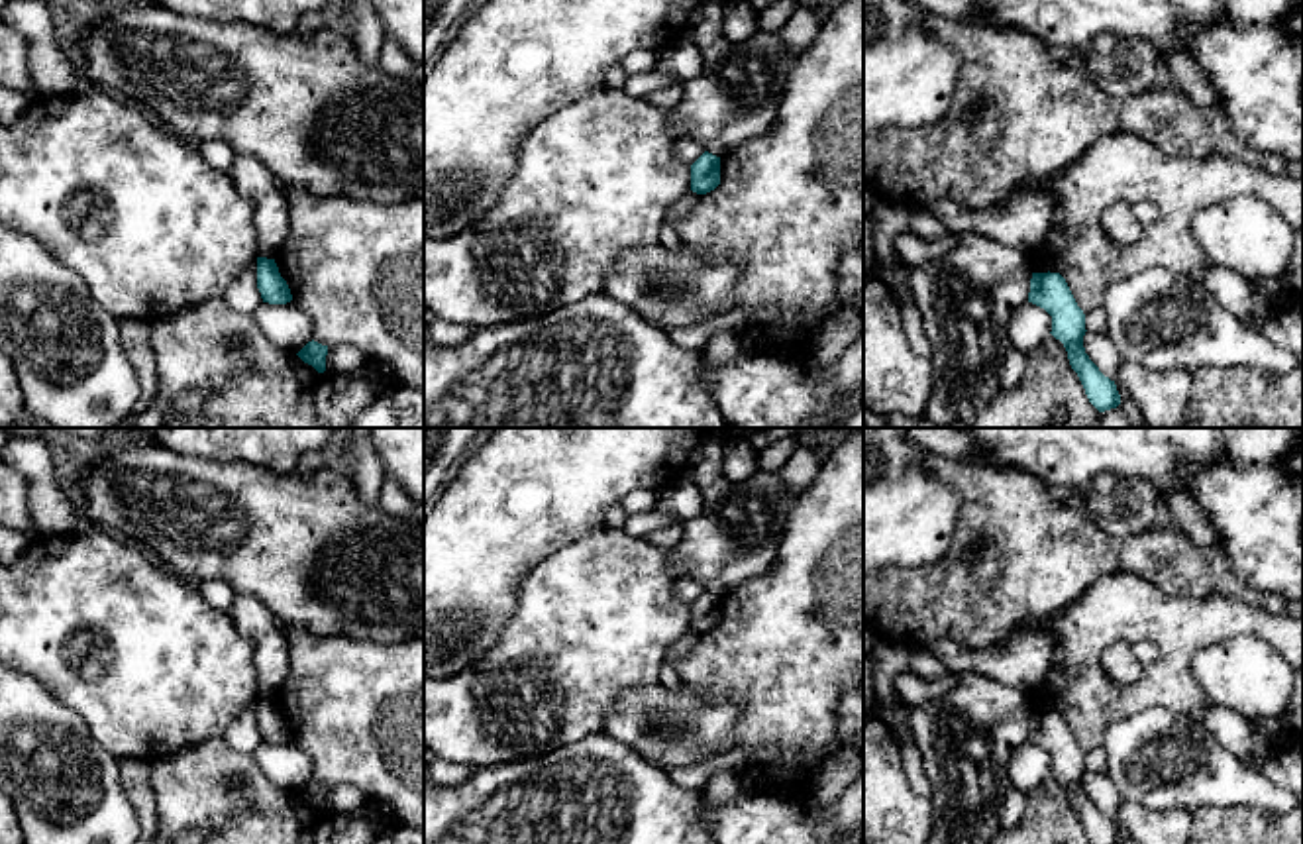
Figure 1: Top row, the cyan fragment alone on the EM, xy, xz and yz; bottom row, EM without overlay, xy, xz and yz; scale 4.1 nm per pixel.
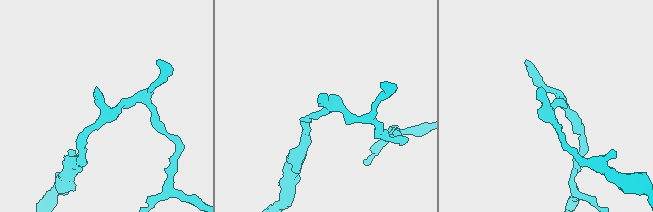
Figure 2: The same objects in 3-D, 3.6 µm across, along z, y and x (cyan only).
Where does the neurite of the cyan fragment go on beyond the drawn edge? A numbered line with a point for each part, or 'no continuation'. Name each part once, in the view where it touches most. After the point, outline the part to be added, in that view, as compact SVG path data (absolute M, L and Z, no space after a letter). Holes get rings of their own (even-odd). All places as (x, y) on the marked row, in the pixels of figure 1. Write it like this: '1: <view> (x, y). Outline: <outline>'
no continuation

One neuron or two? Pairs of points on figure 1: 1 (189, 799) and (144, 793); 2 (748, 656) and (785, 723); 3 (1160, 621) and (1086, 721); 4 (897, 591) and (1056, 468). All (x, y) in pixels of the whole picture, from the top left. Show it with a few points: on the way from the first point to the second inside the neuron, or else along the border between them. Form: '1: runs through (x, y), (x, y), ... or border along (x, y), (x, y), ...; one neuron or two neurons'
1: border along (148, 764), (148, 782), (156, 801); two neurons
2: runs through (764, 672), (785, 693), (785, 707); one neuron
3: runs through (1125, 621), (1117, 621), (1084, 654), (1084, 685); one neuron
4: border along (997, 468), (1025, 468), (1062, 495); two neurons

